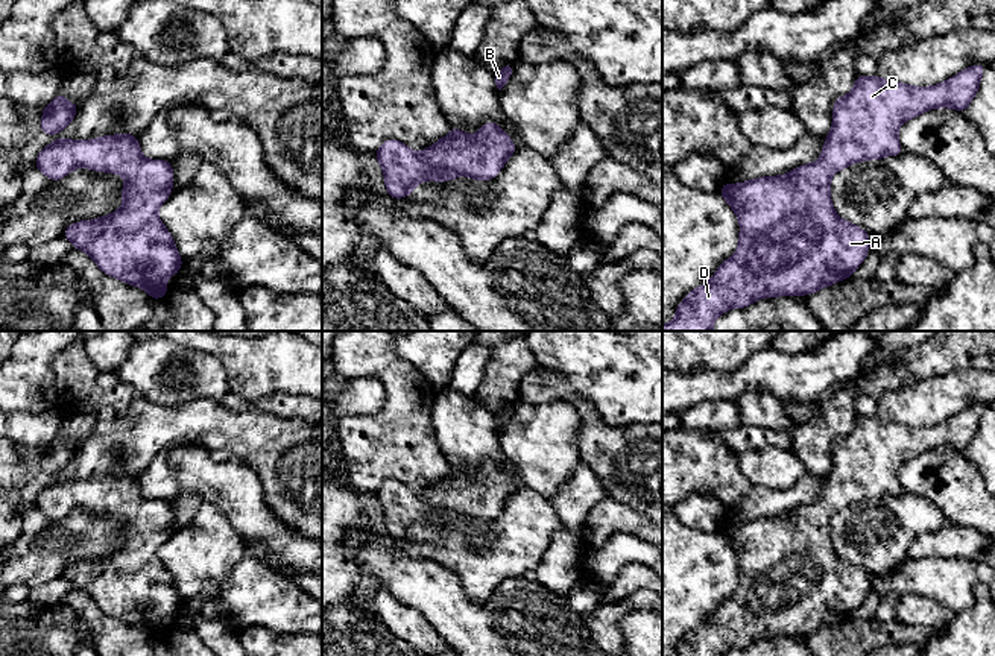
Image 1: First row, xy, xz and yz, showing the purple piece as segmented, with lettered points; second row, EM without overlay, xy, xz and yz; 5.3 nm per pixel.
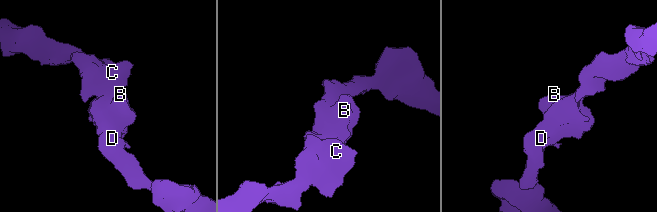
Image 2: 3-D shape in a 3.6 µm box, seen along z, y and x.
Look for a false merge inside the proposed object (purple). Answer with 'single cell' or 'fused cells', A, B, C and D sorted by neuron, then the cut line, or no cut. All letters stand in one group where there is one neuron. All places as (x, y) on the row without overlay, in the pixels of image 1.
single cell | A B C D | no cut

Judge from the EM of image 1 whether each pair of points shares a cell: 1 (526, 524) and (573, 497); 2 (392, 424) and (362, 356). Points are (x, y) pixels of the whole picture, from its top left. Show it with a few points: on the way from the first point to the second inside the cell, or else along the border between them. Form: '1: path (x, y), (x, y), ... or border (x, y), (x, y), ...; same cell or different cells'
1: border (549, 501), (564, 526); different cells
2: path (394, 406), (394, 383), (380, 369); same cell

